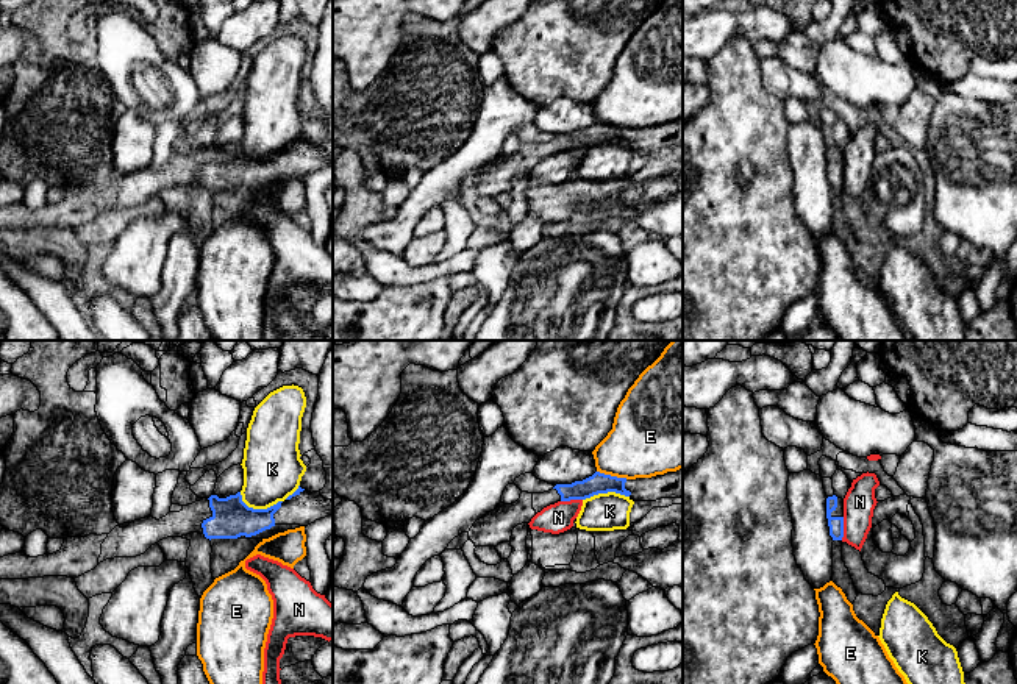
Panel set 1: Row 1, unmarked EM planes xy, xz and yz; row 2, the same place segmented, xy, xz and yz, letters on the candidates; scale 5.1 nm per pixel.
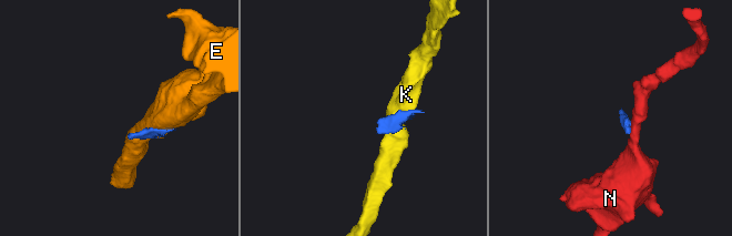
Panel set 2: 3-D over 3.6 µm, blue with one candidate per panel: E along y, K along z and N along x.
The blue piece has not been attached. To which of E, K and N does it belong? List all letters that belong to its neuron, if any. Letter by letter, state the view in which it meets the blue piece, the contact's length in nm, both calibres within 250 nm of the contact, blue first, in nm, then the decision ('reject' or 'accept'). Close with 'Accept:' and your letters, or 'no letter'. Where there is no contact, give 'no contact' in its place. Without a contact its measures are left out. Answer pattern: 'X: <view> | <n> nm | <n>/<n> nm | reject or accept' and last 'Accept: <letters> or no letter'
E: xz | 170 nm | 110/360 nm | reject
K: xy | 220 nm | 200/300 nm | reject
N: yz | 120 nm | 80/160 nm | reject
Accept: no letter

